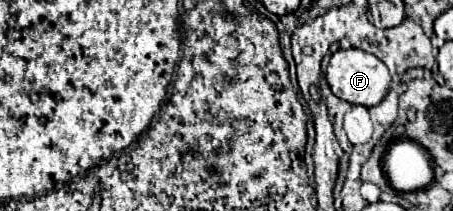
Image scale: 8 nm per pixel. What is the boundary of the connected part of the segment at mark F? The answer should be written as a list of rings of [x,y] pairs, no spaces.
[[[357,48],[337,50],[329,60],[325,78],[335,96],[339,96],[341,100],[347,100],[349,104],[361,104],[367,108],[377,106],[389,92],[389,84],[391,84],[391,74],[387,66],[377,56],[365,50],[357,50]]]

